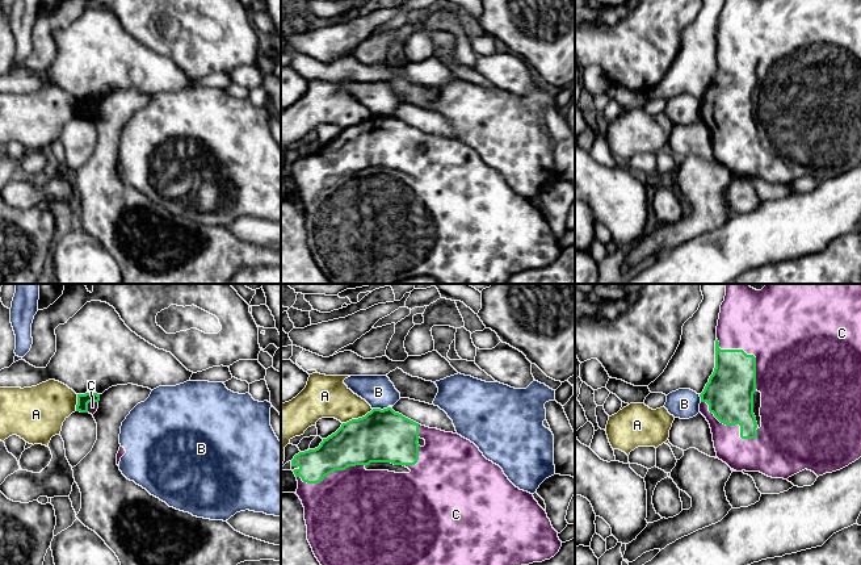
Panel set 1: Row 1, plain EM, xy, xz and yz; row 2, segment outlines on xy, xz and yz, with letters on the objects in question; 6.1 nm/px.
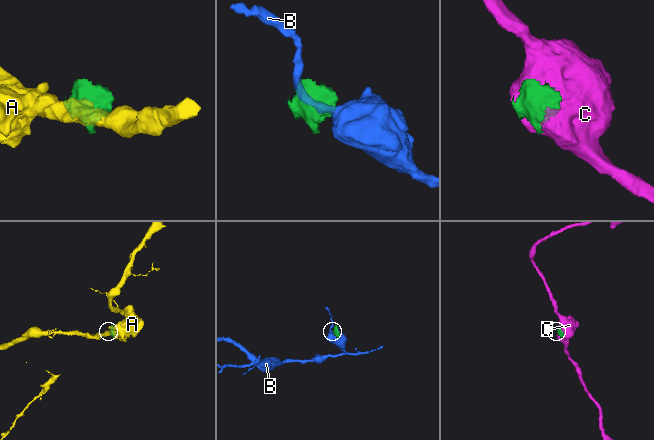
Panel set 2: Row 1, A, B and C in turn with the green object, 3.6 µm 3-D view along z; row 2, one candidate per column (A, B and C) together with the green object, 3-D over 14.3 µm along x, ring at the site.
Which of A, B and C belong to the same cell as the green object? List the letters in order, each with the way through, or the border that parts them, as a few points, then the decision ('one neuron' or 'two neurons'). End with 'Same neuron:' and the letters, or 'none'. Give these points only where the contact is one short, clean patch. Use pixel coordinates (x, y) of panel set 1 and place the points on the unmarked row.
A: along xz (373, 114), (361, 122), (343, 129) | two neurons
B: two neurons
C: one neuron
Same neuron: C

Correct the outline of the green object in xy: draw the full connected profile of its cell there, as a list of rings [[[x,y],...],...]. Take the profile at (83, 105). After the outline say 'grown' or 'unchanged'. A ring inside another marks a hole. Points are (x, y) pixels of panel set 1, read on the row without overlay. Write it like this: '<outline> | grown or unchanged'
[[[85,99],[77,100],[76,117],[94,120],[98,114],[100,100]]] | grown

